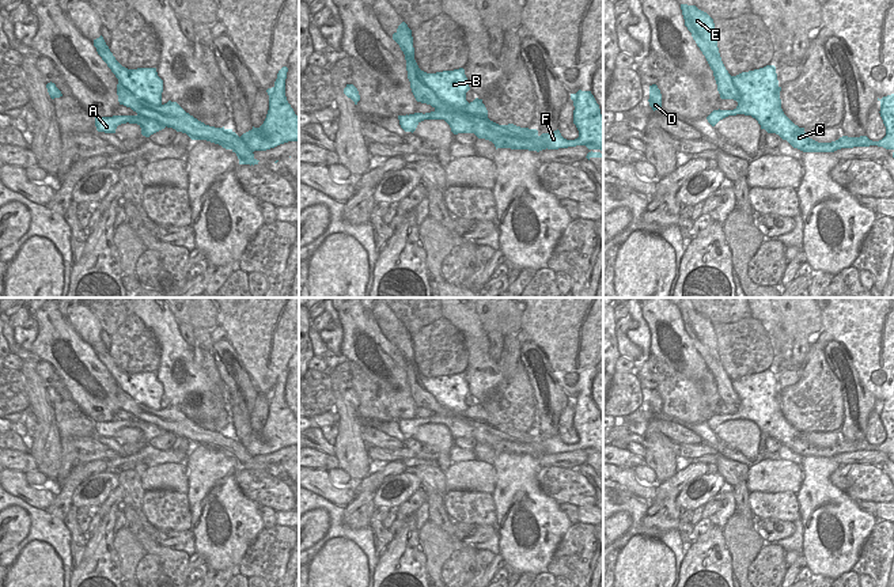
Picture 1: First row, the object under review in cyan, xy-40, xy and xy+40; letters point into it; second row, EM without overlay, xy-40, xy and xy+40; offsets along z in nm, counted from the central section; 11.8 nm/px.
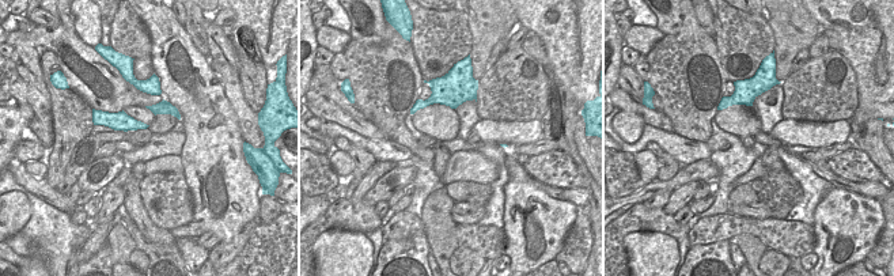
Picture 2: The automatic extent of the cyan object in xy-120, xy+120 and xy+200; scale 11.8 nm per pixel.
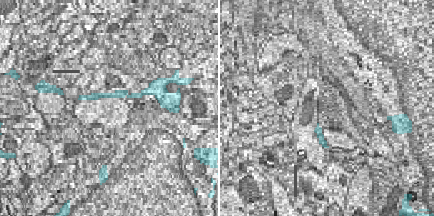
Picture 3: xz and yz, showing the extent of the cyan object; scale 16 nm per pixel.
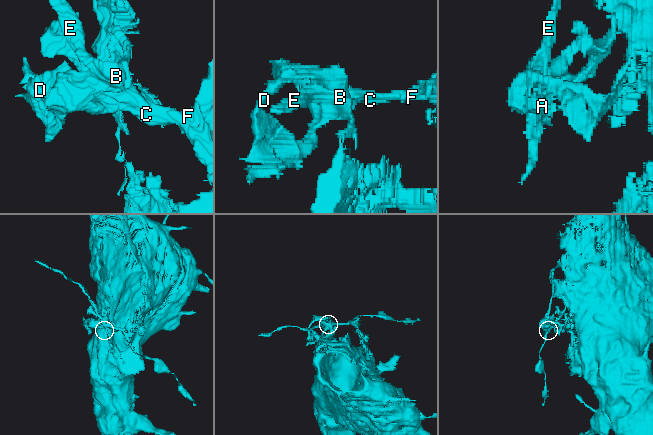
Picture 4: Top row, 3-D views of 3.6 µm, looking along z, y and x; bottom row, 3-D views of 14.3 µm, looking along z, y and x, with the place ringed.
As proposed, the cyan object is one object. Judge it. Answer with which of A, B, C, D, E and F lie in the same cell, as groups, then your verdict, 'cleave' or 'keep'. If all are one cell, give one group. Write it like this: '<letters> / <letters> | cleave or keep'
A B C D F / E | cleave

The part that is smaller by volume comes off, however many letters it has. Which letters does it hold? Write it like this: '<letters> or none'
E

